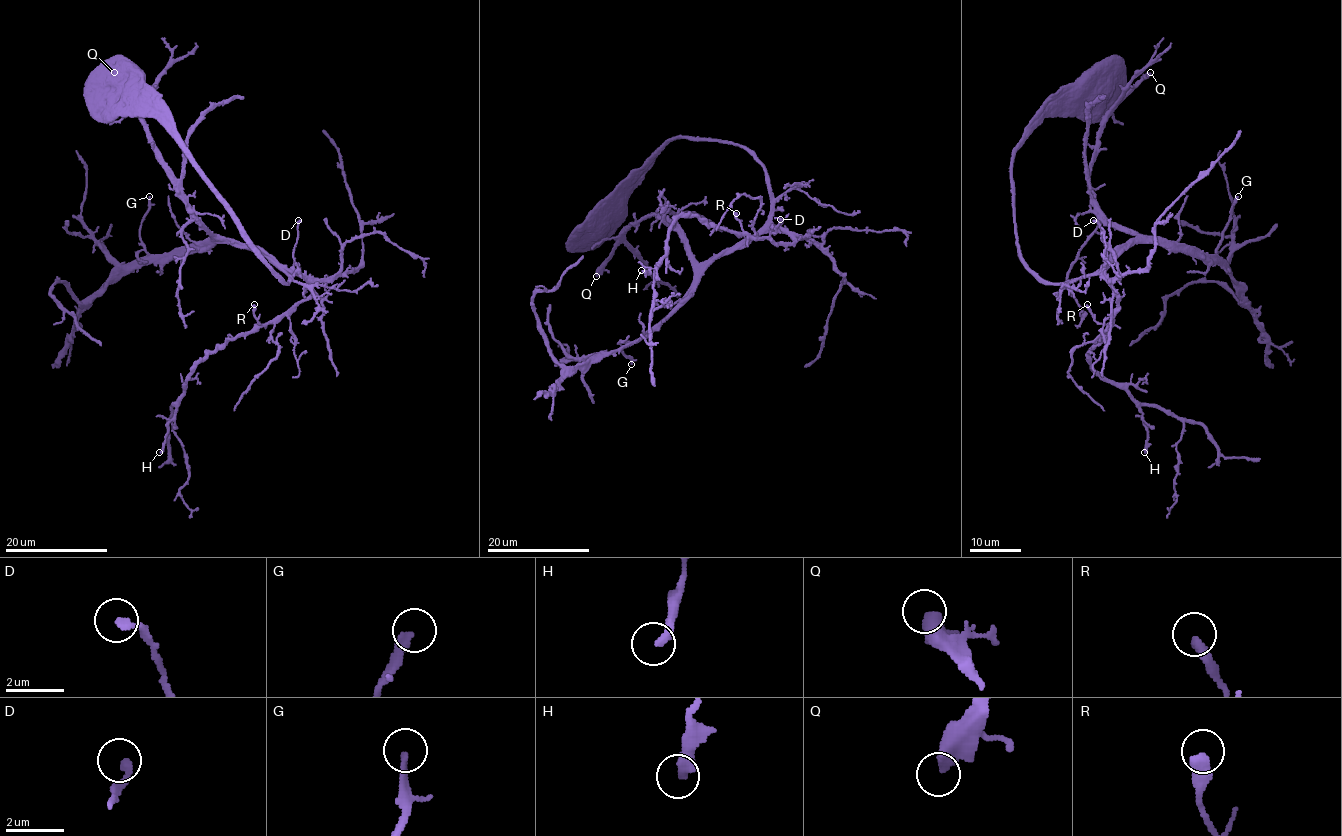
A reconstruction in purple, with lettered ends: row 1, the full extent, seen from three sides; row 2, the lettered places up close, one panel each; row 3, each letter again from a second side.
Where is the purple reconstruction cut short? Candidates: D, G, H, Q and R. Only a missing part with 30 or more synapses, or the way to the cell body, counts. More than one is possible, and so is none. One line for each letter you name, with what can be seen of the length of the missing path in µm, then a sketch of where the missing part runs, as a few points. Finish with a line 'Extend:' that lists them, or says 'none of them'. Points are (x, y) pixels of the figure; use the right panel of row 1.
Q: Missing length about 80 µm
Extend: Q

